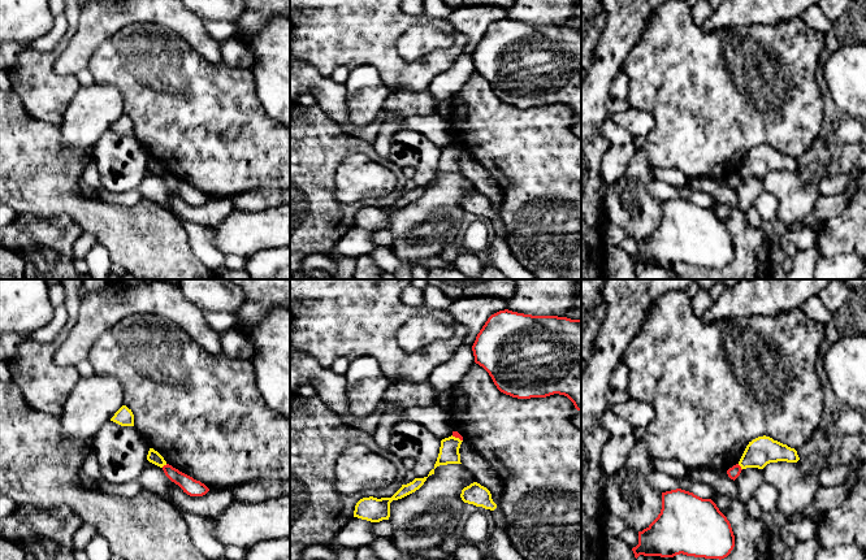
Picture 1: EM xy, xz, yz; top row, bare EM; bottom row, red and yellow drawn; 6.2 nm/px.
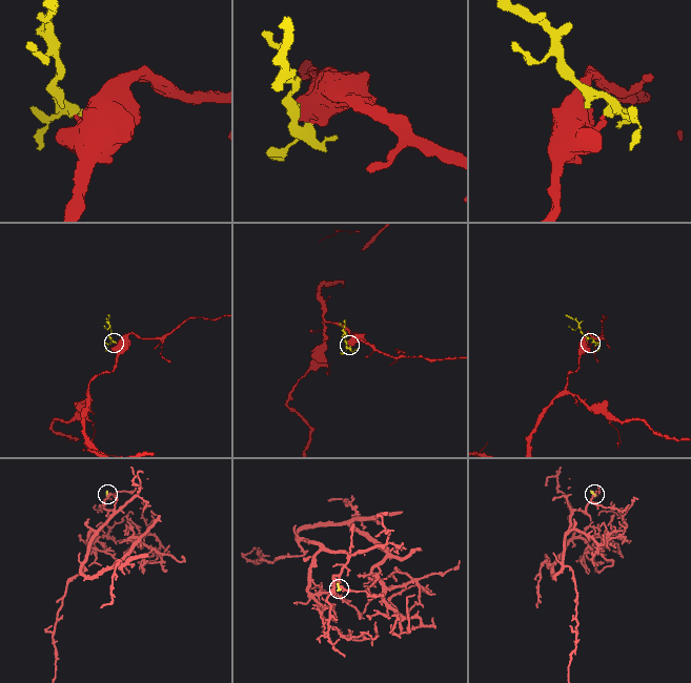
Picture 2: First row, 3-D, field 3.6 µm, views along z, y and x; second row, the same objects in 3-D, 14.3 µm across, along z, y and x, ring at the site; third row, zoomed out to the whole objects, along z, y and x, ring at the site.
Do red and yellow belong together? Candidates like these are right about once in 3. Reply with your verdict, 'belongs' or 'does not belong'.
does not belong

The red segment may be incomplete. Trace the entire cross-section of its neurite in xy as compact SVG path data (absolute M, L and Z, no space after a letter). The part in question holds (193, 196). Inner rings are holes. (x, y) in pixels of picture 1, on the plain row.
M169 173L164 174L163 179L172 191L178 194L183 199L183 201L190 205L203 205L209 200L209 197L204 192L179 181Z

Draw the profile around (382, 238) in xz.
M382 229L374 231L372 239L380 247L389 247L393 242L393 233L389 229Z

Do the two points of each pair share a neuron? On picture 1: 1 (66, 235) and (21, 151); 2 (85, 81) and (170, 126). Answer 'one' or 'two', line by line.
1: two
2: two

